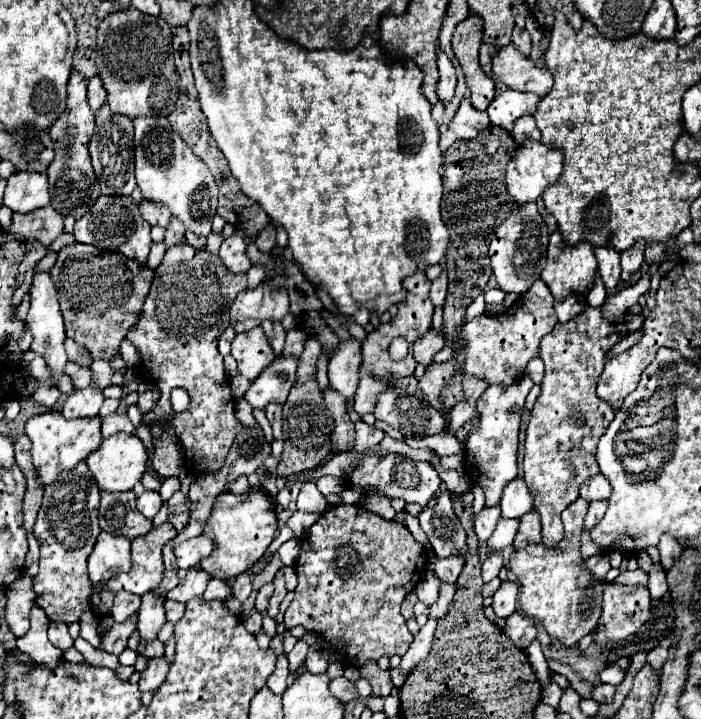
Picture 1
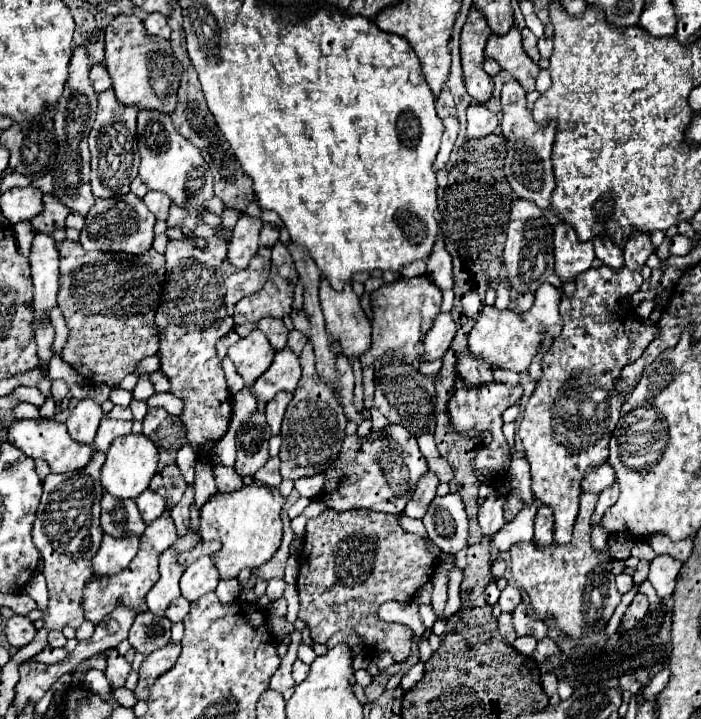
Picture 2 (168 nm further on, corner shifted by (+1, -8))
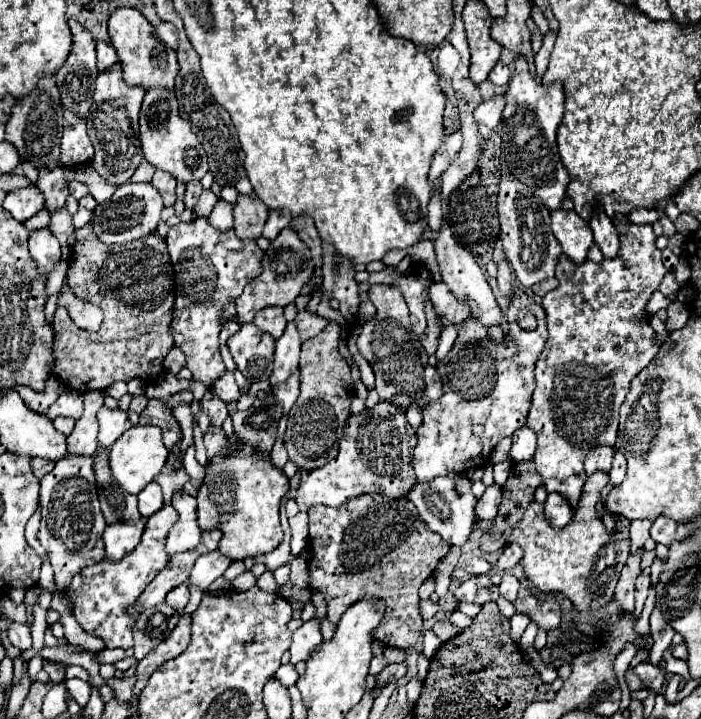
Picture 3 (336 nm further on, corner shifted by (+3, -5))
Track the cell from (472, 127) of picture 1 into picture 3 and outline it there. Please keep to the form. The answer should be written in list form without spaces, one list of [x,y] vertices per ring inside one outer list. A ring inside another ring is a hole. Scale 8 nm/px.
[[[495,95],[489,101],[483,101],[477,109],[475,109],[475,121],[479,125],[485,125],[489,129],[495,129],[501,121],[501,113],[505,107],[505,95]]]

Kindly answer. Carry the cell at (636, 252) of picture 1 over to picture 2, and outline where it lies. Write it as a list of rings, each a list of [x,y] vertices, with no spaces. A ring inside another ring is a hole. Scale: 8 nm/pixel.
[[[633,232],[631,240],[625,246],[625,264],[619,272],[613,272],[607,266],[601,268],[589,268],[587,272],[579,274],[575,278],[577,290],[571,298],[563,298],[559,308],[577,308],[577,314],[571,314],[563,320],[563,330],[555,338],[553,346],[541,360],[543,378],[539,380],[533,396],[529,398],[525,406],[523,420],[517,428],[517,434],[525,448],[525,458],[531,466],[531,478],[533,478],[533,494],[541,504],[547,504],[553,510],[555,524],[553,524],[553,542],[555,544],[567,544],[571,540],[573,522],[579,512],[579,496],[581,496],[581,480],[587,474],[589,468],[595,468],[595,464],[603,464],[607,460],[607,444],[609,438],[617,426],[619,410],[623,404],[623,398],[615,392],[615,380],[621,374],[621,368],[635,362],[649,342],[639,340],[639,322],[633,314],[623,314],[619,306],[619,298],[629,296],[639,290],[643,284],[641,280],[641,268],[649,254],[653,254],[655,248],[649,240],[649,234]],[[583,308],[583,316],[579,314]],[[585,310],[591,310],[589,316]]]

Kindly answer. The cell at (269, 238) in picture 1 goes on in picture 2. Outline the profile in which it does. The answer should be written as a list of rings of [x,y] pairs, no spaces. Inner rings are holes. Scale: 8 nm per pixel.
[[[263,224],[263,230],[261,230],[261,246],[271,248],[277,240],[279,240],[279,228],[273,226],[273,224]]]

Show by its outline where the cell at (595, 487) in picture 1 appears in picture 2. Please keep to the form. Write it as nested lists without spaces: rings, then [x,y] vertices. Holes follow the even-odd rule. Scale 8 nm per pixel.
[[[605,462],[605,464],[601,464],[601,466],[597,466],[597,468],[591,468],[591,470],[587,472],[587,476],[585,476],[583,482],[581,482],[581,488],[583,488],[583,492],[599,494],[599,492],[603,492],[603,488],[609,488],[613,482],[615,482],[615,472],[613,472],[613,468]]]

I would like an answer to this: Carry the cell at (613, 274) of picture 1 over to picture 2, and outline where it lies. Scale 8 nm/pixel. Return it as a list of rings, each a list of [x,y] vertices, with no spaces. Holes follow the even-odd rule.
[[[597,236],[593,244],[595,244],[595,256],[605,266],[609,266],[611,270],[619,270],[623,266],[623,250],[619,250],[619,246],[615,246],[607,236]]]

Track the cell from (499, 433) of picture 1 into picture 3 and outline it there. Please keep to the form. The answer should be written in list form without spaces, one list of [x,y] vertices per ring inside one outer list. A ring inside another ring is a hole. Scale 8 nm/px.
[[[515,291],[515,293],[517,293],[517,299],[511,301],[507,309],[509,331],[501,345],[495,345],[491,337],[485,337],[481,341],[471,341],[471,343],[455,343],[453,349],[447,353],[447,357],[437,361],[437,371],[441,375],[441,381],[445,383],[445,393],[439,401],[435,401],[433,405],[427,405],[427,409],[423,411],[423,423],[417,429],[417,447],[413,451],[413,467],[417,473],[417,481],[431,481],[451,471],[463,473],[469,468],[485,467],[490,462],[493,447],[503,438],[512,436],[515,430],[526,423],[533,389],[535,389],[533,367],[547,341],[547,321],[545,321],[545,309],[541,305],[537,305],[525,291]],[[521,307],[535,313],[539,323],[535,331],[523,331],[517,325],[517,311]],[[465,395],[487,395],[487,397],[475,399],[465,407]]]

